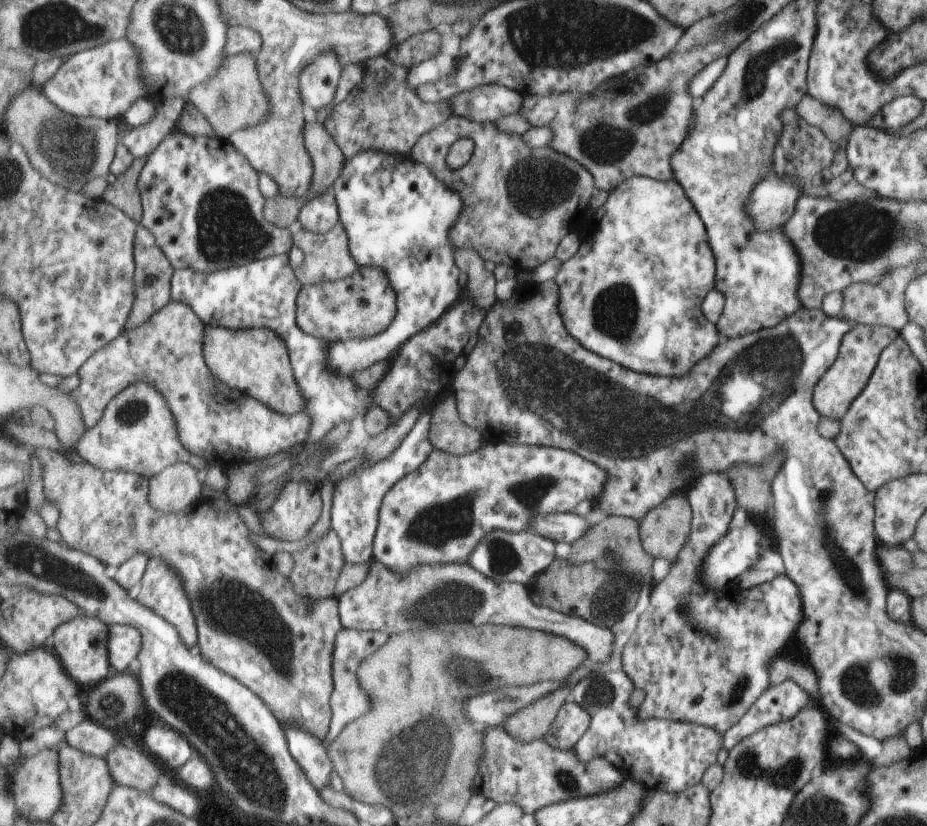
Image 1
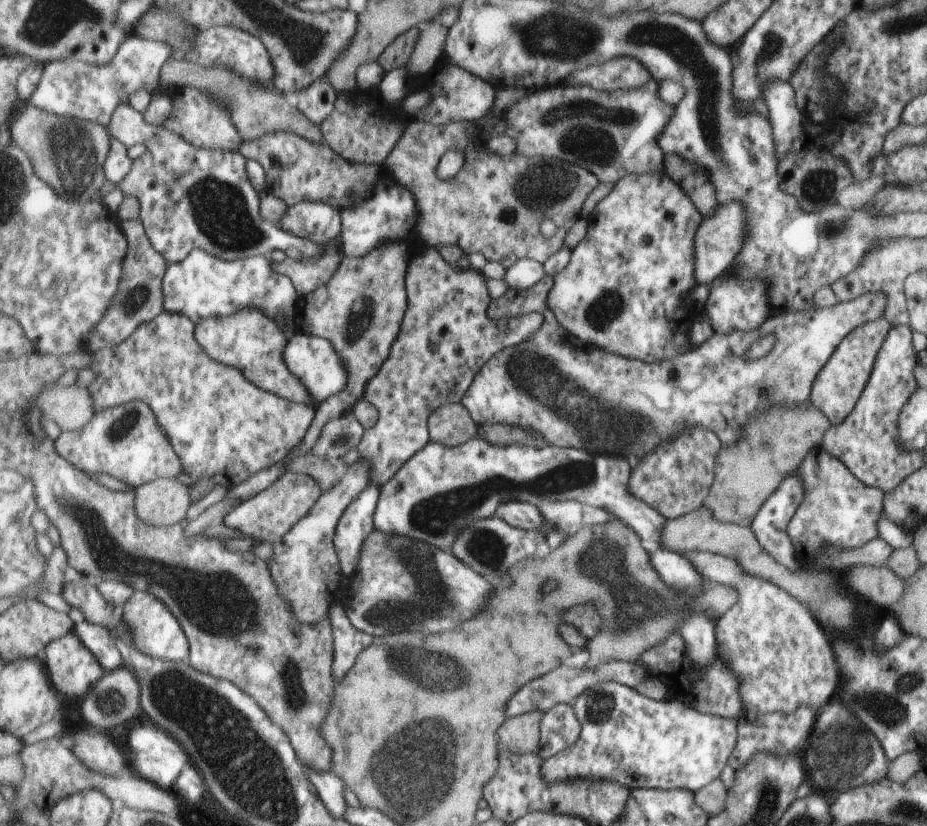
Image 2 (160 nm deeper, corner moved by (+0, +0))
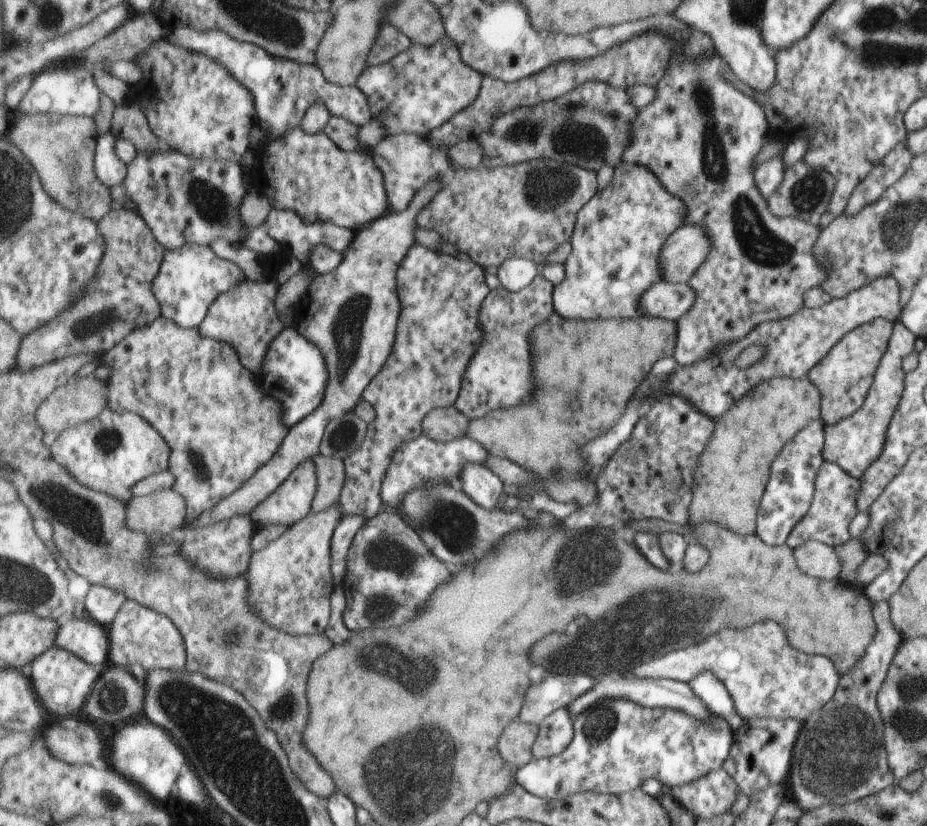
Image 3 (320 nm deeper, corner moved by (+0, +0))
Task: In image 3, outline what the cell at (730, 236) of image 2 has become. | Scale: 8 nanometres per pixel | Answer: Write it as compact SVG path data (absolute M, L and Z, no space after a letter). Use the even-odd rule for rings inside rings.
M698 226L677 227L662 243L658 256L662 269L660 278L668 283L686 284L706 258L709 244L710 239Z

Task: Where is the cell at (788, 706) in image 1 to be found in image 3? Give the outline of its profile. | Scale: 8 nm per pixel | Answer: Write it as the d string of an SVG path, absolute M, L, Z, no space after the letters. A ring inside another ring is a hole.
M758 719L743 724L721 767L735 780L745 796L750 797L768 786L781 785L787 780L792 746L800 726L801 722L795 719Z

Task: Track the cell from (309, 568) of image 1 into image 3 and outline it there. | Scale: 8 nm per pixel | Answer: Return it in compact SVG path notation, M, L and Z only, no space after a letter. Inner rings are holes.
M338 504L320 513L312 510L303 520L295 523L285 535L274 540L268 548L253 553L245 576L250 585L248 603L257 617L273 628L298 637L325 634L332 615L330 598L335 586L331 570L331 541L342 518Z

